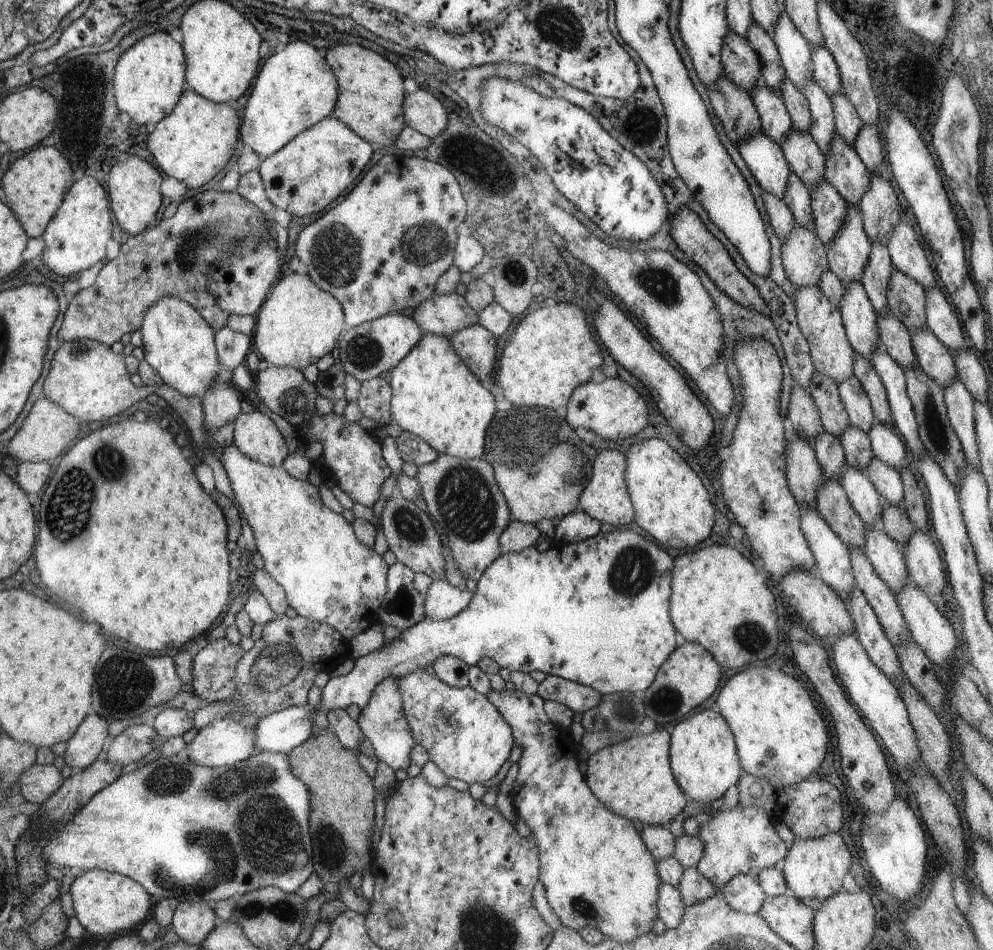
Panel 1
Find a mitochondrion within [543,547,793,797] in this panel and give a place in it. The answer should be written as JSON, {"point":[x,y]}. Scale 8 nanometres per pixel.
{"point":[664,702]}

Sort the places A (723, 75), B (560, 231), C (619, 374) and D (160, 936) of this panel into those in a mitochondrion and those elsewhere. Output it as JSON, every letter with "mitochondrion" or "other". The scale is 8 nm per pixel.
{"A":"other","B":"other","C":"other","D":"other"}

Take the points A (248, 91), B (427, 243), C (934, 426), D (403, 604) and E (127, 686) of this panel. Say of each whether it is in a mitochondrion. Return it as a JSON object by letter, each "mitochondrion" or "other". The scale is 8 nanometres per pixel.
{"A":"other","B":"mitochondrion","C":"mitochondrion","D":"mitochondrion","E":"mitochondrion"}

